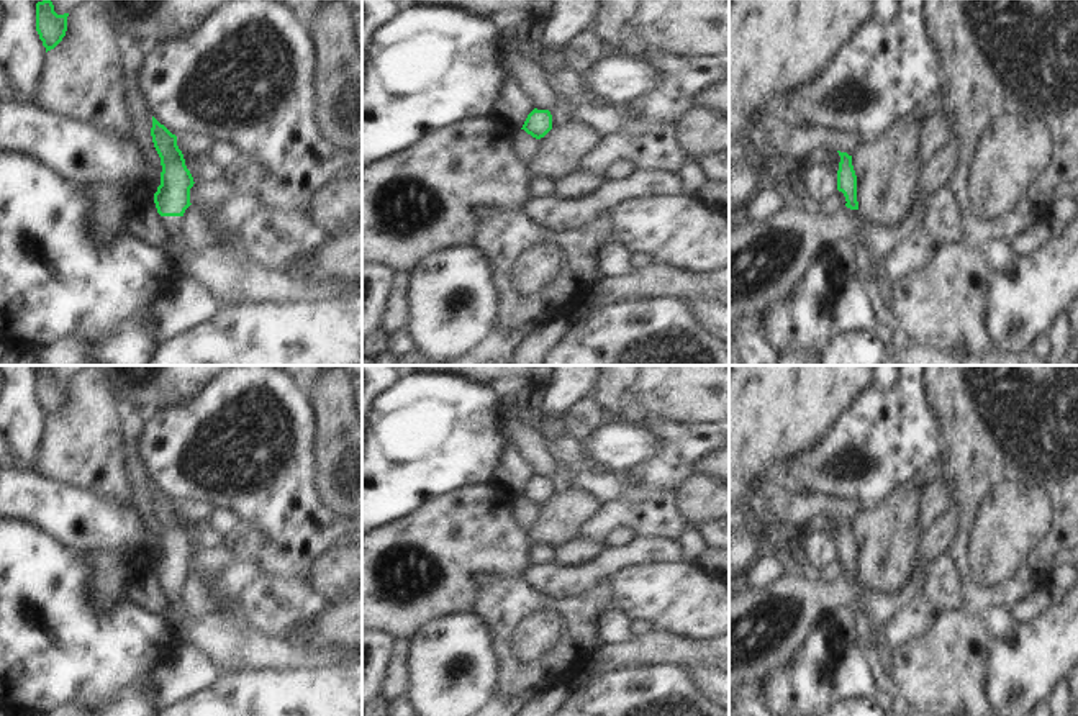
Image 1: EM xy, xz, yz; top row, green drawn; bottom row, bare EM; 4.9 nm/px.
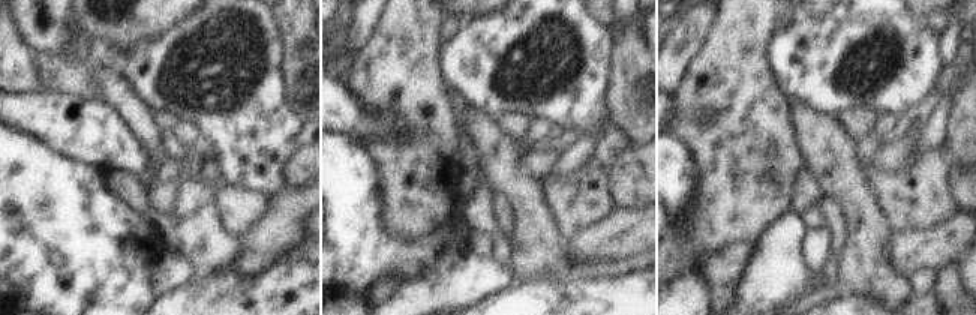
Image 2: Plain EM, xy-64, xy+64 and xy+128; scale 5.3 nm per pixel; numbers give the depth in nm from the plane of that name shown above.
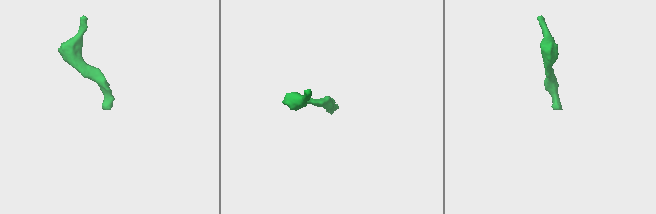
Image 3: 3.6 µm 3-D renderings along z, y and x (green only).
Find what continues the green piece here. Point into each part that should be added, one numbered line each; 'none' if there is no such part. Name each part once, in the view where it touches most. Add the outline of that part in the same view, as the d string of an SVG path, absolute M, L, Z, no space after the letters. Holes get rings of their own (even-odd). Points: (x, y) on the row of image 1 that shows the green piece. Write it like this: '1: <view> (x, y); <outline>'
1: xy (172, 225); M161 216L162 226L170 236L170 241L162 247L162 252L167 259L174 262L179 261L179 246L182 244L182 221L183 216Z

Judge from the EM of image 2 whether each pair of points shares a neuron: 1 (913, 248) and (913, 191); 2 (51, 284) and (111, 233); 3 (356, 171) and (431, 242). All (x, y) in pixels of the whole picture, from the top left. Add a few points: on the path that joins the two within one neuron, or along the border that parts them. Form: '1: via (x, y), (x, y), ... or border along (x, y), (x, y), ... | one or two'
1: border along (946, 218), (925, 228), (894, 233) | two
2: via (63, 267), (74, 257), (87, 257), (95, 249) | one
3: via (356, 200), (356, 210), (392, 246), (402, 246) | one

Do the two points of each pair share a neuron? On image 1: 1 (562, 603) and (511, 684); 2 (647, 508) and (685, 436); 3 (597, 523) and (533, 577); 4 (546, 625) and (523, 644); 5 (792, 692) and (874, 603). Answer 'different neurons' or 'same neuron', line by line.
1: same neuron
2: different neurons
3: different neurons
4: same neuron
5: different neurons

